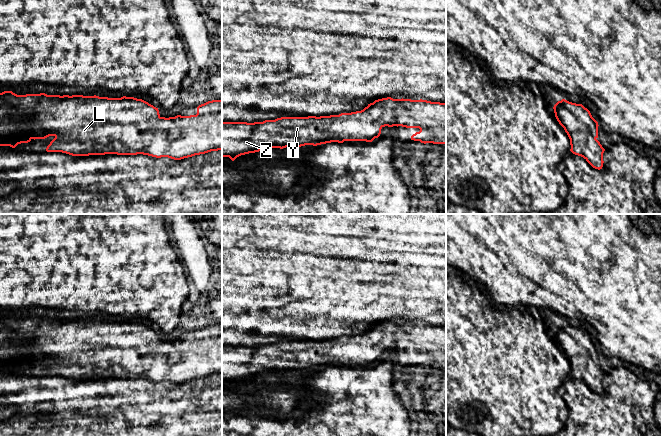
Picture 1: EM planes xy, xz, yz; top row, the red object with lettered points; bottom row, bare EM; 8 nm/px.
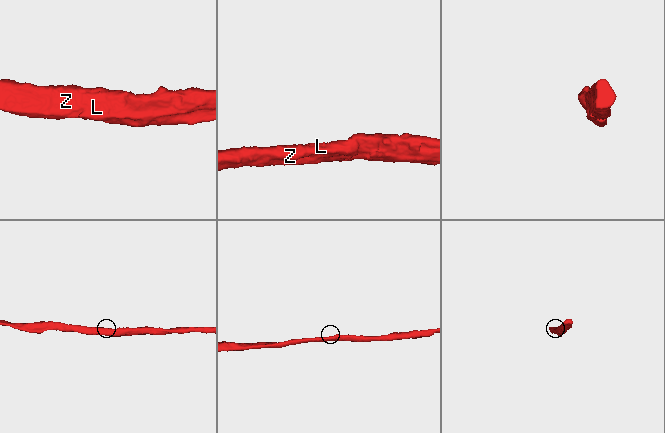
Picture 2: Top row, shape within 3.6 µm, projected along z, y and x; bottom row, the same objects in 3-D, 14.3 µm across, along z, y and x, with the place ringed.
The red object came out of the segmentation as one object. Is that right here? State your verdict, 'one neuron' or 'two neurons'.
one neuron

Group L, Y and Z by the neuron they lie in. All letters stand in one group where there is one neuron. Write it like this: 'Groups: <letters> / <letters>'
Groups: L Y Z

